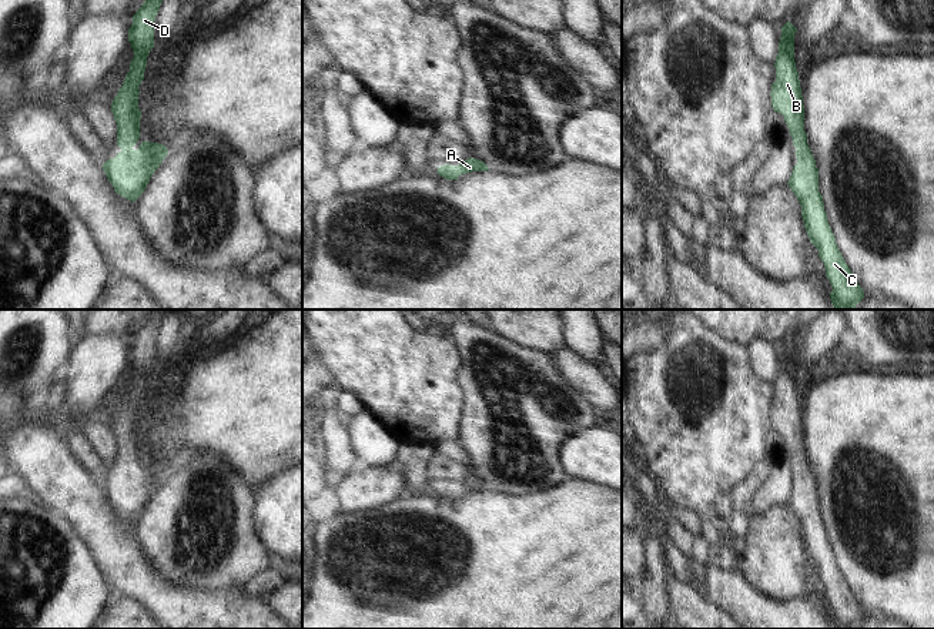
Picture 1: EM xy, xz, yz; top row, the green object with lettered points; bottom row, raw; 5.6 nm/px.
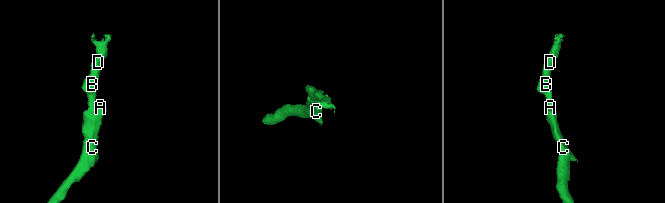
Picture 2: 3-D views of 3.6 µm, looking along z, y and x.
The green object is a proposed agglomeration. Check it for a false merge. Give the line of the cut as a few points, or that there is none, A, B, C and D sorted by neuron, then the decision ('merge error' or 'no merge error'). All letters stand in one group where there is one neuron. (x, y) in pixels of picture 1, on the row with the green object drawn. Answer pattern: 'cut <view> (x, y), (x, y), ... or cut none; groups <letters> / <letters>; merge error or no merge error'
cut none; groups A B C D; no merge error

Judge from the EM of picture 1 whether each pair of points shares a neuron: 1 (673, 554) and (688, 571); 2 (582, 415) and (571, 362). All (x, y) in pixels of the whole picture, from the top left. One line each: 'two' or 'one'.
1: one
2: two

